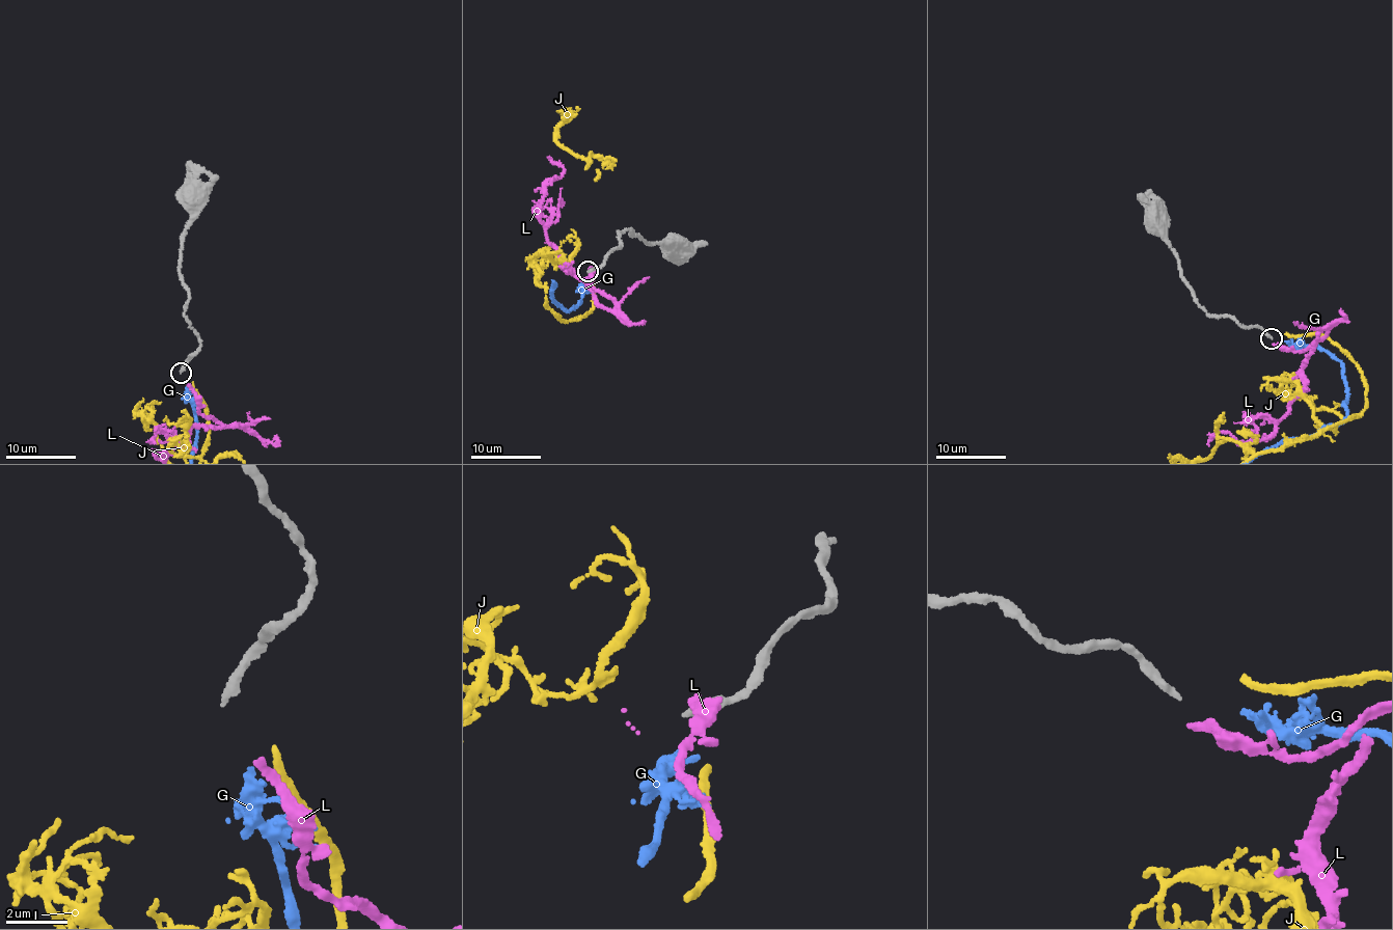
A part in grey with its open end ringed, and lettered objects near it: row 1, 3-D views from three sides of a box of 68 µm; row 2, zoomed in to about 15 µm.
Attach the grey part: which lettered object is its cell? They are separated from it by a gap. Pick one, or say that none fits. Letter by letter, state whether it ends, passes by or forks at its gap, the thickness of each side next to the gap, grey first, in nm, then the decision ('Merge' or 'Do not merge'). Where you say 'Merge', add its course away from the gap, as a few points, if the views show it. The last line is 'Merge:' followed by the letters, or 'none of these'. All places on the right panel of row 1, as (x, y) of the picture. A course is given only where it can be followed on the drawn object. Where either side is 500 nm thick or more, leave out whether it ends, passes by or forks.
G: It ends there. Thickness 260 nm (grey) against 320 nm. Merge
J: It ends there. Thickness 260 nm (grey) against 200 nm. Do not merge
L: It ends there. Thickness 260 nm (grey) against 280 nm. Do not merge
Merge: G

